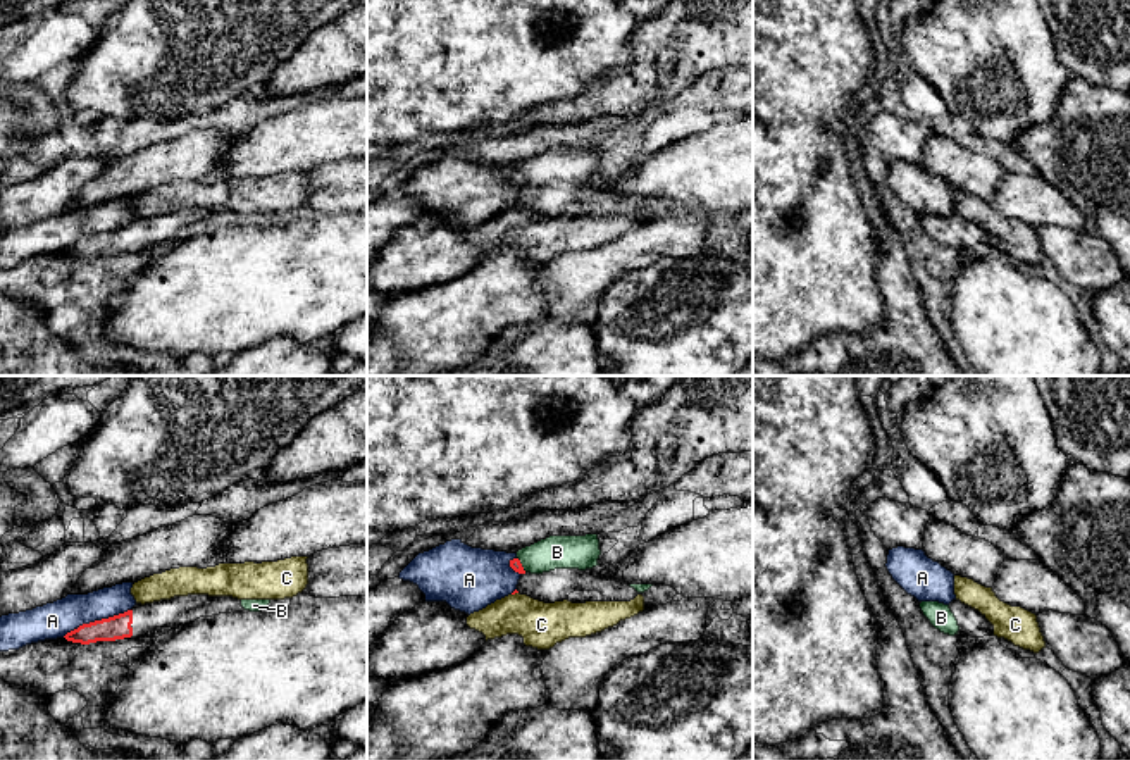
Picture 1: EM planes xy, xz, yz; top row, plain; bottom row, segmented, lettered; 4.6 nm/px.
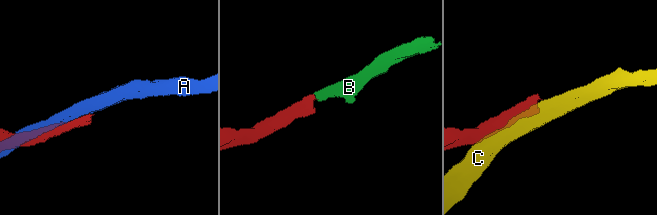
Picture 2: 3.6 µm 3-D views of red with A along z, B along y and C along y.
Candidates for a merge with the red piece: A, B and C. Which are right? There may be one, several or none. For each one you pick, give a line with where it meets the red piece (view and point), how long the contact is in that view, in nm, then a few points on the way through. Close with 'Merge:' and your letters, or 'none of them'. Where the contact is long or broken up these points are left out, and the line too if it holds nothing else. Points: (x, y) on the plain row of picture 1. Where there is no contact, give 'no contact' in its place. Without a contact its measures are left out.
B: contact xz (521, 178); length 80 nm; way xz (515, 178), (521, 178), (557, 166)
Merge: B

